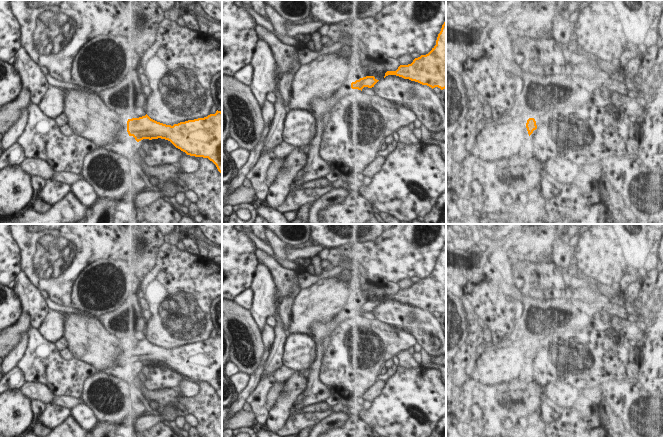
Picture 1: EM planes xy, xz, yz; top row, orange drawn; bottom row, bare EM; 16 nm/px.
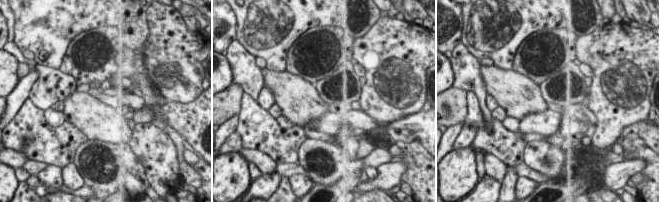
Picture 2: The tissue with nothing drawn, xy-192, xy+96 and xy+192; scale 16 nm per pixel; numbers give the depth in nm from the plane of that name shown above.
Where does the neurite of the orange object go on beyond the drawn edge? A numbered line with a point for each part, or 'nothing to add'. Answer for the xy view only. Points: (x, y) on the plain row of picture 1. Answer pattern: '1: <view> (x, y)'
nothing to add

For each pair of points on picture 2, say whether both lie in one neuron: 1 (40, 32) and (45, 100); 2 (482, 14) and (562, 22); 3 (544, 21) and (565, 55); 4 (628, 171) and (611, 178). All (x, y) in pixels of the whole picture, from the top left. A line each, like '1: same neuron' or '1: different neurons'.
1: different neurons
2: same neuron
3: different neurons
4: same neuron

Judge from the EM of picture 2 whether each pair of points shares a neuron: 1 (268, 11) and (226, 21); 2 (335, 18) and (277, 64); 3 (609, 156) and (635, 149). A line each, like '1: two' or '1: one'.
1: two
2: one
3: two

